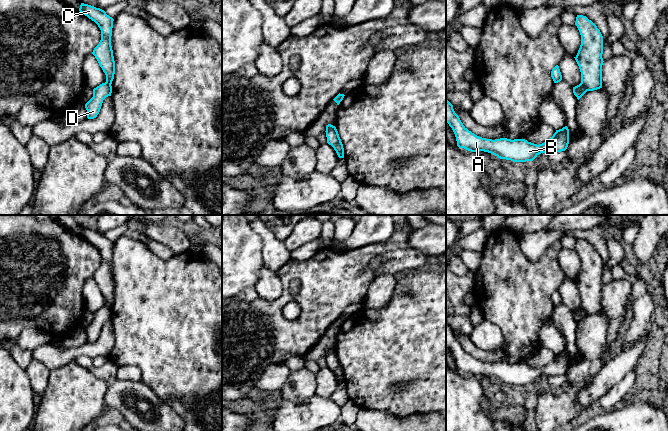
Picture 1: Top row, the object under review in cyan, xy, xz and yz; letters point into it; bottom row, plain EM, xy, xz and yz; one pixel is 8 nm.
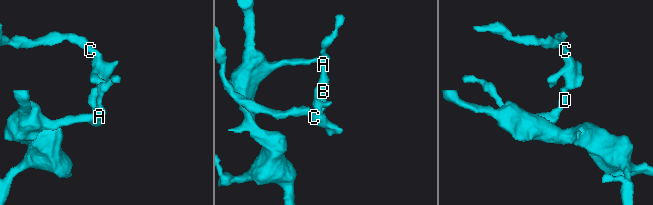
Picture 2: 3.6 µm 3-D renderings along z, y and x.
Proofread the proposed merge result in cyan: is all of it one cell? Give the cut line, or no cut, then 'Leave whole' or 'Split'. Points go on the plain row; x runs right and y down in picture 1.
Split along yz (581, 306), (587, 314). Split

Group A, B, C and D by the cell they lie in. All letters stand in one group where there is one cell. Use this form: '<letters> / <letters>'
A B D / C

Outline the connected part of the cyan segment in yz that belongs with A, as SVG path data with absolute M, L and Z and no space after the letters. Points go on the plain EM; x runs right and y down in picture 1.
M446 323L446 346L452 352L457 370L471 376L484 375L500 383L513 386L533 385L541 377L565 375L569 368L567 350L556 354L553 360L542 368L534 368L525 363L486 363L469 355L455 337L453 329Z

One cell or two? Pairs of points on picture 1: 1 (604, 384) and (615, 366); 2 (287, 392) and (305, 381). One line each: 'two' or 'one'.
1: one
2: one

